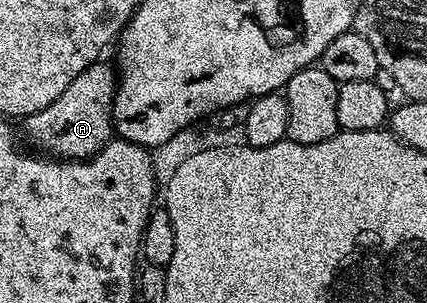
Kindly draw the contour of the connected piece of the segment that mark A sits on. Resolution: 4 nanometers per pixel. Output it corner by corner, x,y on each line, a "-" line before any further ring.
104,62
90,64
54,102
49,102
45,110
26,117
22,121
27,136
36,144
40,153
61,160
89,160
113,139
113,102
117,72

